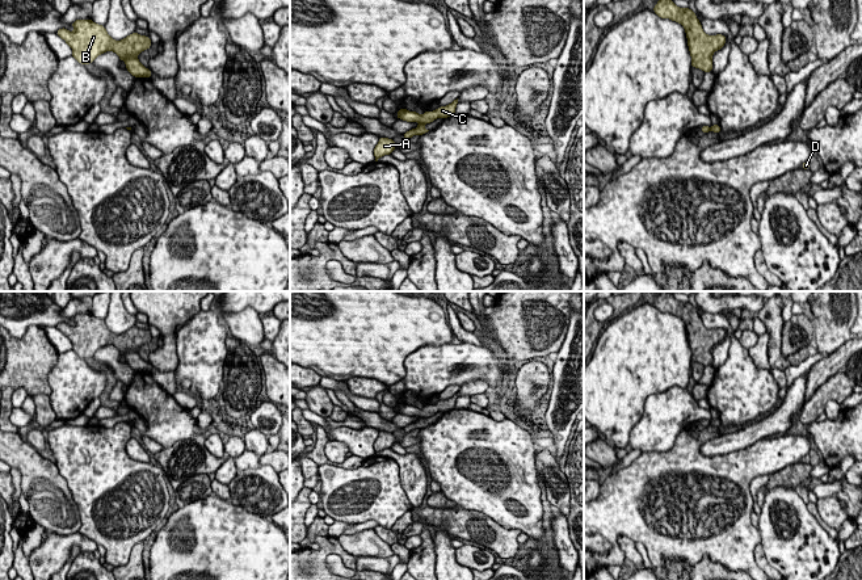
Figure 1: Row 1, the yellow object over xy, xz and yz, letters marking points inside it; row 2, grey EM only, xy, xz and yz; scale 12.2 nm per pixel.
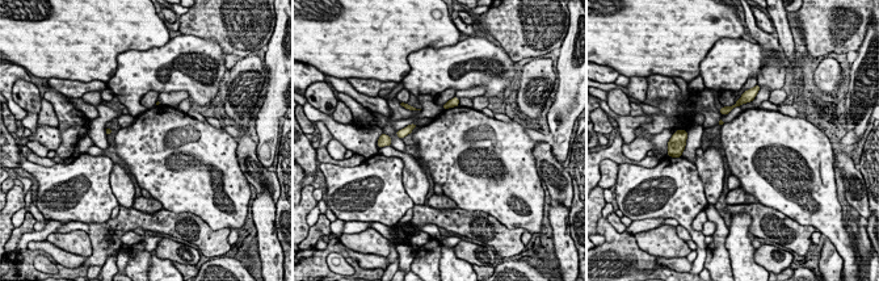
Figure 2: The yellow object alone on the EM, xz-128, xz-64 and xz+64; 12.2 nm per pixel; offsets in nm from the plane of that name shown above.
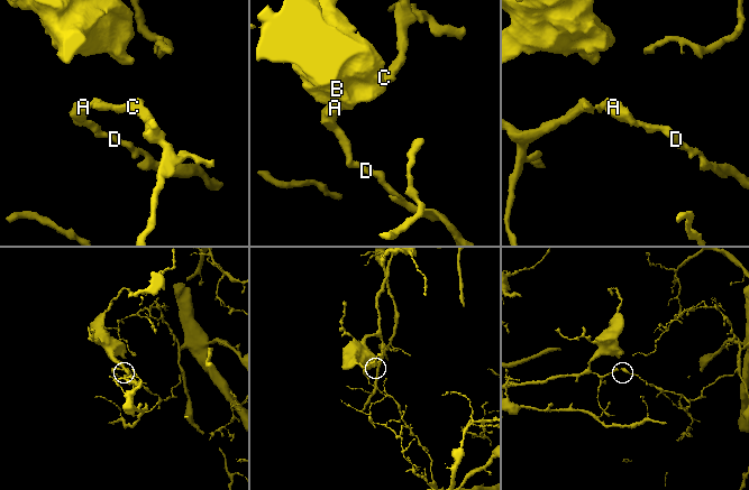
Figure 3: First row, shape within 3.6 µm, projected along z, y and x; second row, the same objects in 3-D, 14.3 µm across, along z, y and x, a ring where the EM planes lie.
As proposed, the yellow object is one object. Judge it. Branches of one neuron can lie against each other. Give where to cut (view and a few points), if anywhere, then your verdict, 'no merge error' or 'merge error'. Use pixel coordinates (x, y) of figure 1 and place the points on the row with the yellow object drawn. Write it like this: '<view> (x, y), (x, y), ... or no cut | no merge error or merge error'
xz (420, 122), (423, 125) | merge error

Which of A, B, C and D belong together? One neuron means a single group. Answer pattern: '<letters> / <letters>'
A D / B C

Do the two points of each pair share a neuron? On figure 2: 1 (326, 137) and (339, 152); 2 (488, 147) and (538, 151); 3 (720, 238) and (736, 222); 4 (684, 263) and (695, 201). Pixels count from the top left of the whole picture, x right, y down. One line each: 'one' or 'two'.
1: two
2: two
3: two
4: two

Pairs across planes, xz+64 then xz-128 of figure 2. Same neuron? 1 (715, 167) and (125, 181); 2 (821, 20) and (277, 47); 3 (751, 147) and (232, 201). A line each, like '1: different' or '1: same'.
1: same
2: different
3: same

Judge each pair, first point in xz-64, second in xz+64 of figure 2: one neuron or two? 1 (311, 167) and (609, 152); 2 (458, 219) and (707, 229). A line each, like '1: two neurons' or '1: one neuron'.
1: two neurons
2: two neurons

